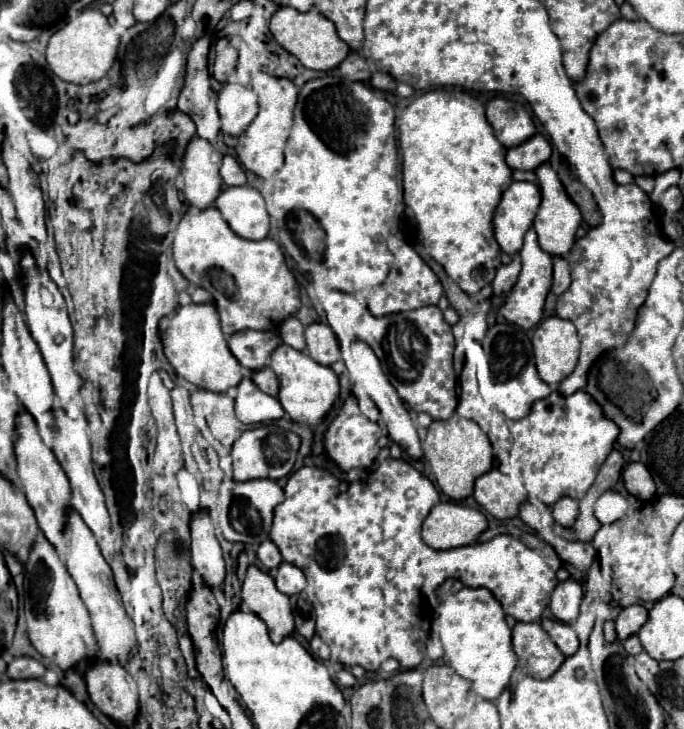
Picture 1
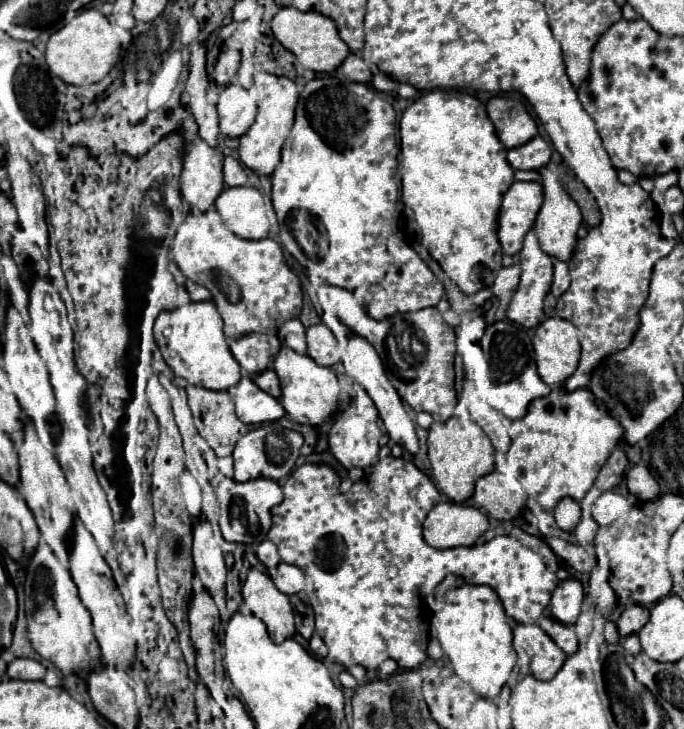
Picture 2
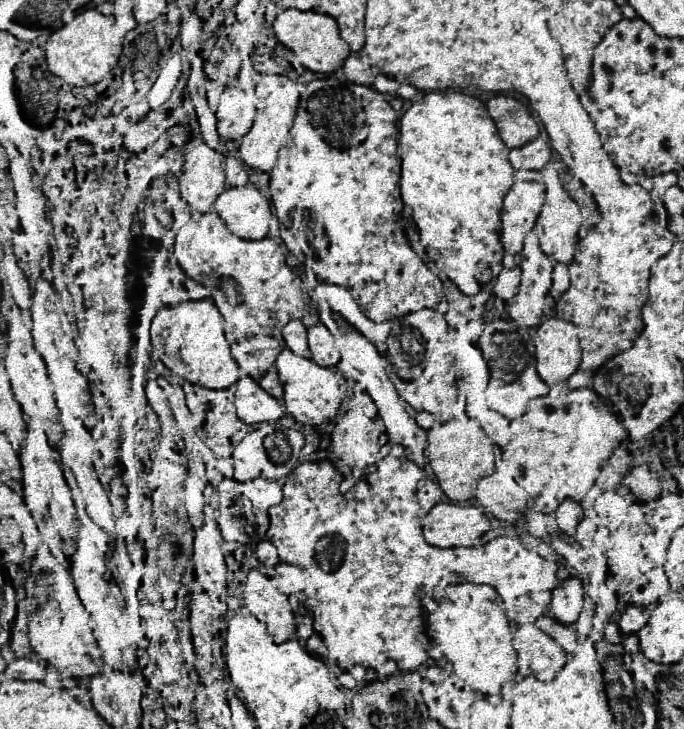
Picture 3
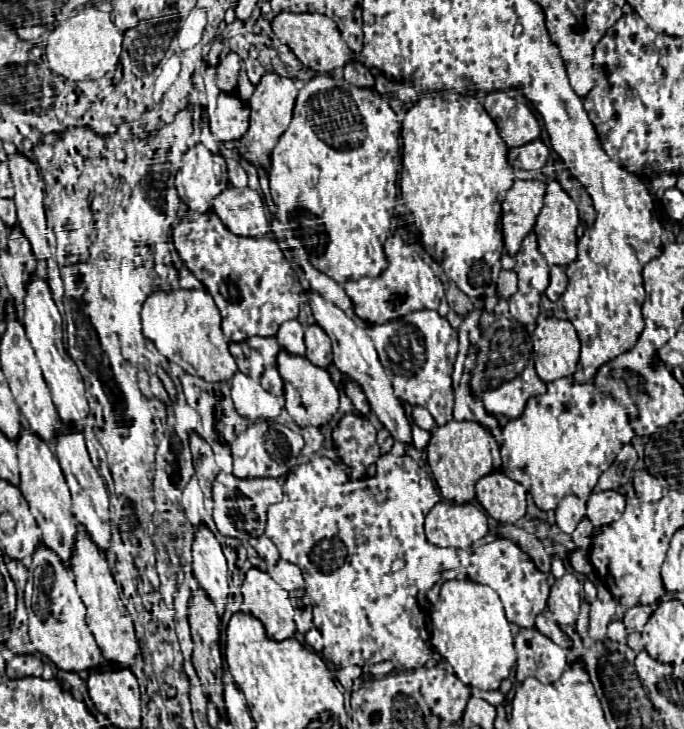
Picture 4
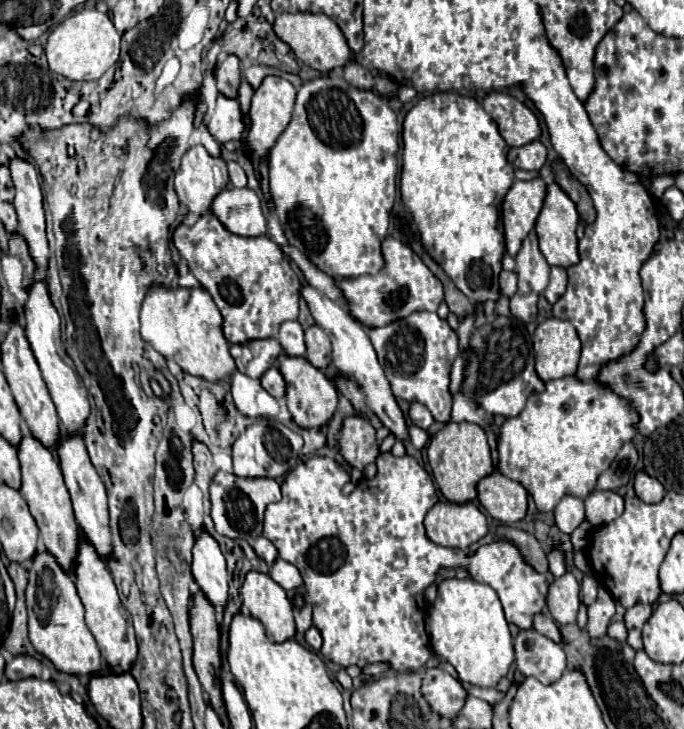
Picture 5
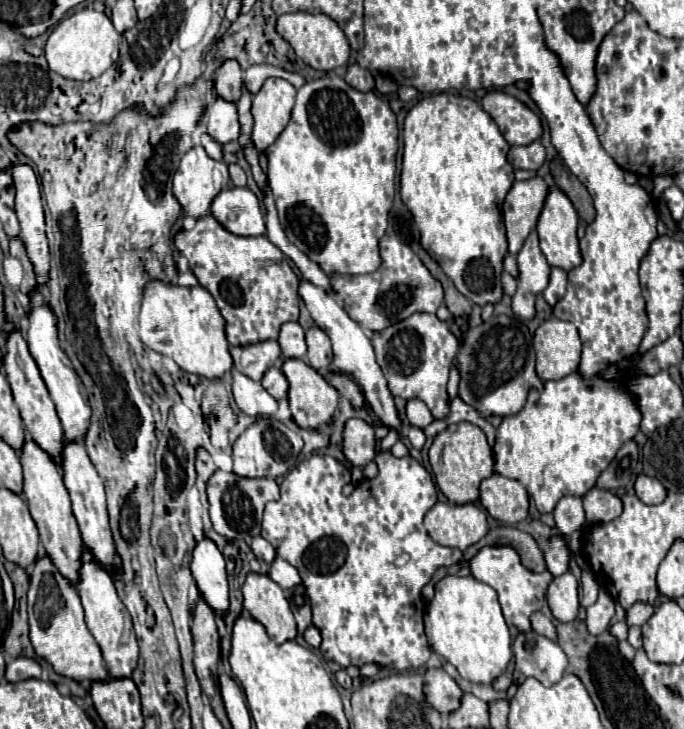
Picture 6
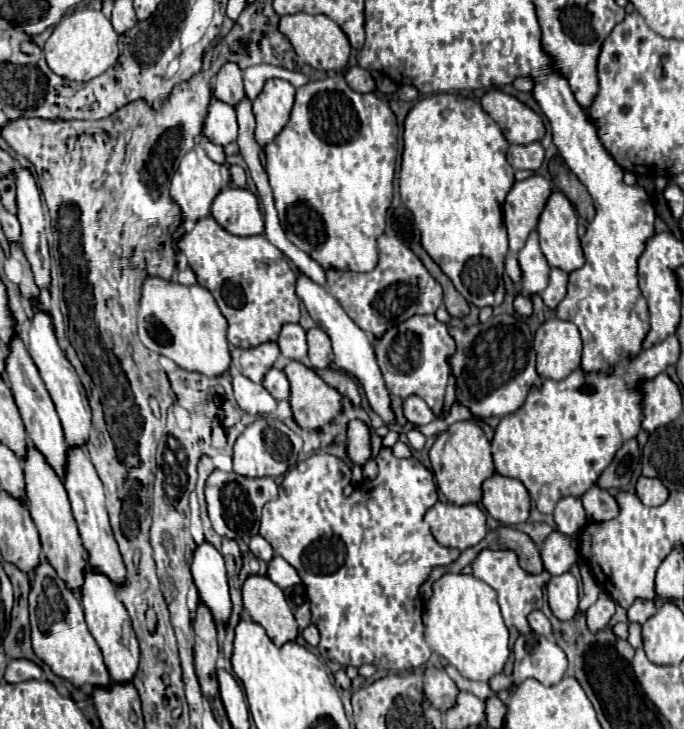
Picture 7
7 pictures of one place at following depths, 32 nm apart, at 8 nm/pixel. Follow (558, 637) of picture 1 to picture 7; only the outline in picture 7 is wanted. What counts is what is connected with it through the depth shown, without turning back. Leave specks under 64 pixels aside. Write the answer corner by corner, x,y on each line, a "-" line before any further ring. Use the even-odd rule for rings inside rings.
540,610
532,612
532,614
528,616
528,622
530,622
530,626
532,626
532,630
534,630
536,634
542,634
542,636
552,638
552,624
550,624
550,620
548,620

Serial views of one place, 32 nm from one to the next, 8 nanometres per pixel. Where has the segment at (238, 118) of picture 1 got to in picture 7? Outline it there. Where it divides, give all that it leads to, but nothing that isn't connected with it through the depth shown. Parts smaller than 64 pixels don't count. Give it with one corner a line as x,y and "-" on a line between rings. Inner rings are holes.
214,100
210,104
210,112
204,124
204,134
220,146
226,146
238,138
238,122
236,108
224,104
222,100

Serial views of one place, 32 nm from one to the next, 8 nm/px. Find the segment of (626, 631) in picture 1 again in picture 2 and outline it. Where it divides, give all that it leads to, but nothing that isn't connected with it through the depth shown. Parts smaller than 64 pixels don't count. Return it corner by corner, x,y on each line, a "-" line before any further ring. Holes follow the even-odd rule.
634,604
620,614
620,618
616,622
618,634
622,638
626,638
628,634
636,634
646,624
646,620
648,620
648,608
642,604

